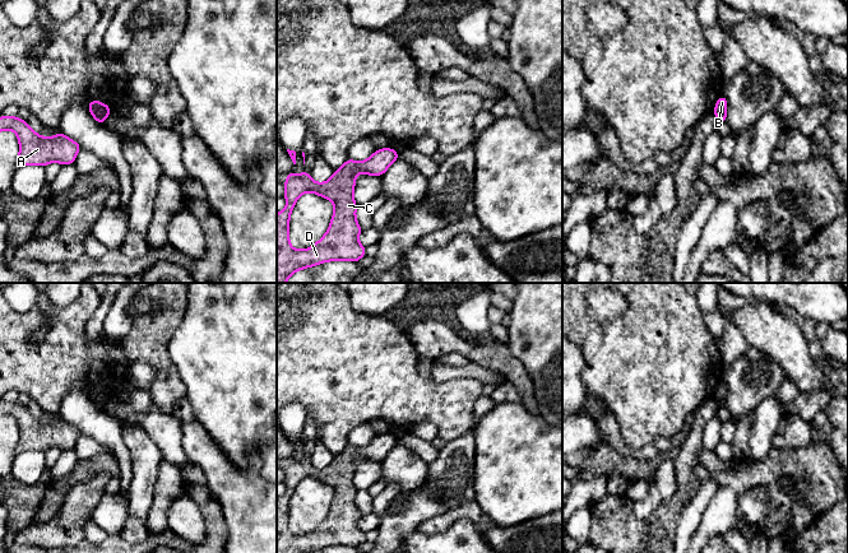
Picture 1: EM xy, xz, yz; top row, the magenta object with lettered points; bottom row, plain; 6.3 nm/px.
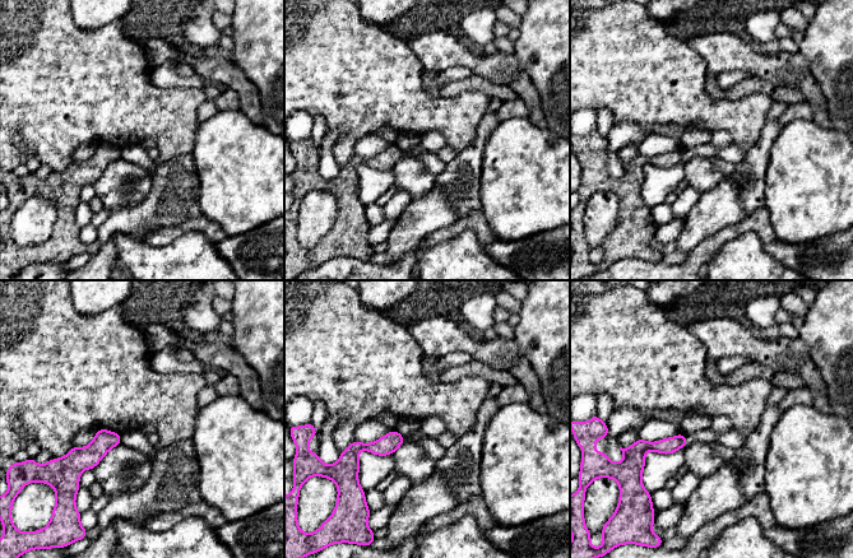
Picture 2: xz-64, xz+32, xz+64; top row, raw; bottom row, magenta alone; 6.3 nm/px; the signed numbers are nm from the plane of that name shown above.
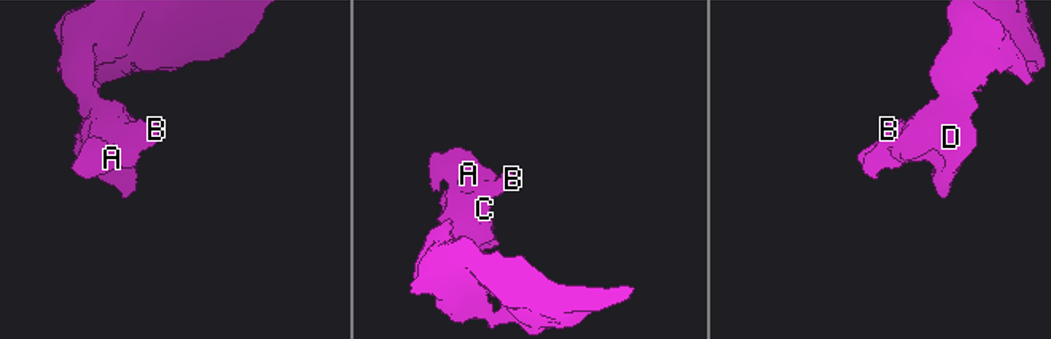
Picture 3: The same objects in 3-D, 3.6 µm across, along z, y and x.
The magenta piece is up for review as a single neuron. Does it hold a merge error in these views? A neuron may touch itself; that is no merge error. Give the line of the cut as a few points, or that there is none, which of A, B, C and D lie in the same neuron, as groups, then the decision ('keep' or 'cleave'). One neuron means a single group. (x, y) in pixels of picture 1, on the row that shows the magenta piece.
no cut; A B C D; keep

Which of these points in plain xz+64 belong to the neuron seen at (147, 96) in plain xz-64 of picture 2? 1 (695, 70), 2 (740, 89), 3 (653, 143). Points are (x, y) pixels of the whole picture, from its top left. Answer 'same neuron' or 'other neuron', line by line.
1: same neuron
2: other neuron
3: other neuron

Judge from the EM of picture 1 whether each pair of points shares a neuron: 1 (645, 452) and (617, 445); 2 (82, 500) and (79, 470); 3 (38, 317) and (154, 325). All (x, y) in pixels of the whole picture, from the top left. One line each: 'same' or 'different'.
1: same
2: different
3: same

